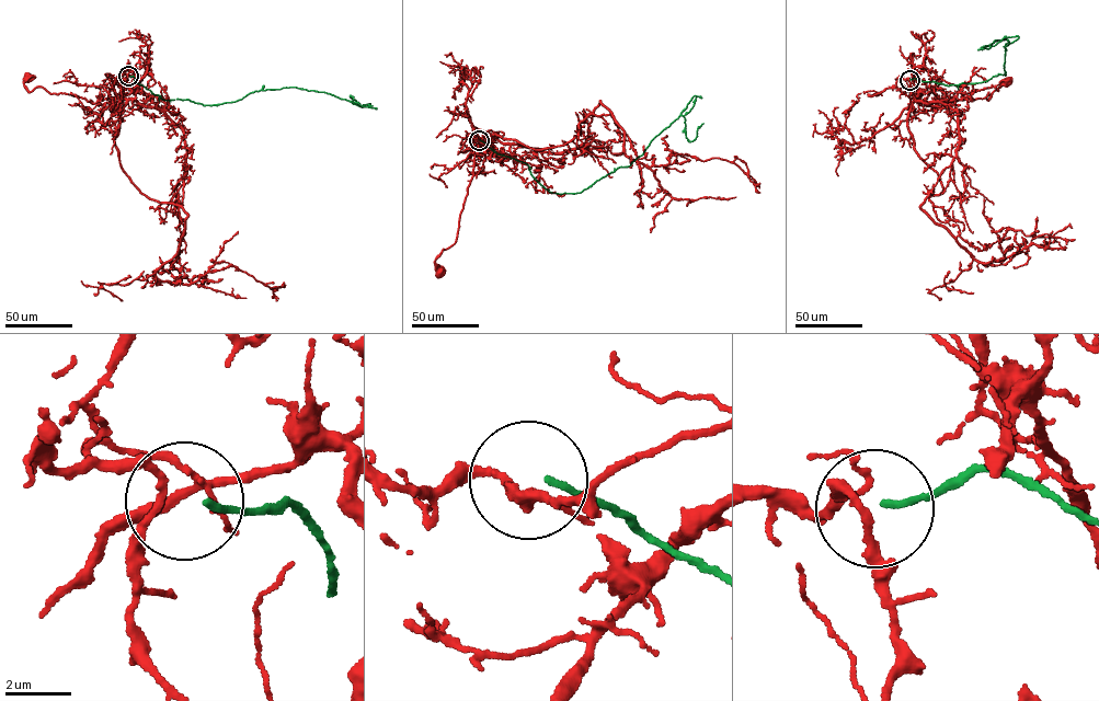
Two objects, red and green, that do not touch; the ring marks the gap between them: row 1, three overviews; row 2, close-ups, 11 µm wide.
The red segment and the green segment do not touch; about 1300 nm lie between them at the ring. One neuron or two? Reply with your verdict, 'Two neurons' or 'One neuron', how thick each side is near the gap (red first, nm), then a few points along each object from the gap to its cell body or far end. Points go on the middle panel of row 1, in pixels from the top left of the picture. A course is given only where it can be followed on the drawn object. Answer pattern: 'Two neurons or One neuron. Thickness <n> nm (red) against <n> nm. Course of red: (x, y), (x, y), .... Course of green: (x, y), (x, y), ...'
Two neurons. Thickness 220 nm (red) against 200 nm. Course of red: (478, 140), (491, 134), (496, 139), (479, 141), (455, 242), (443, 249), (434, 261), (438, 273). Course of green: (479, 140), (525, 162), (550, 192), (574, 194), (630, 165), (680, 115), (688, 141), (703, 123)

